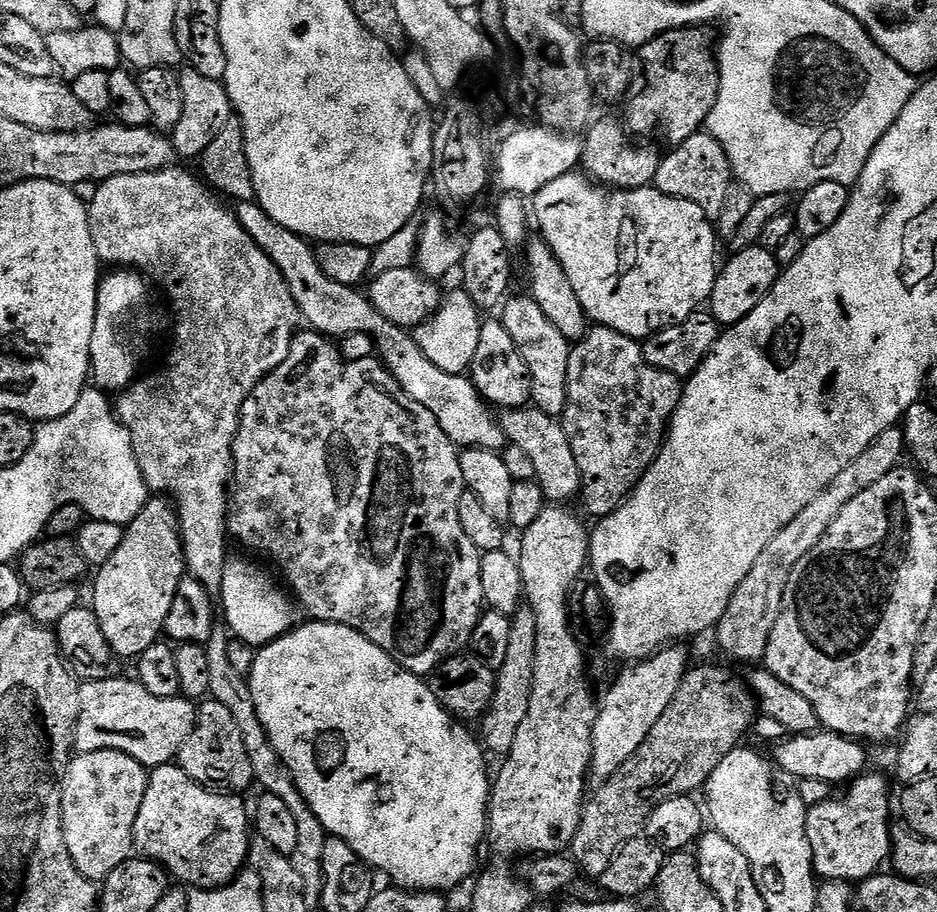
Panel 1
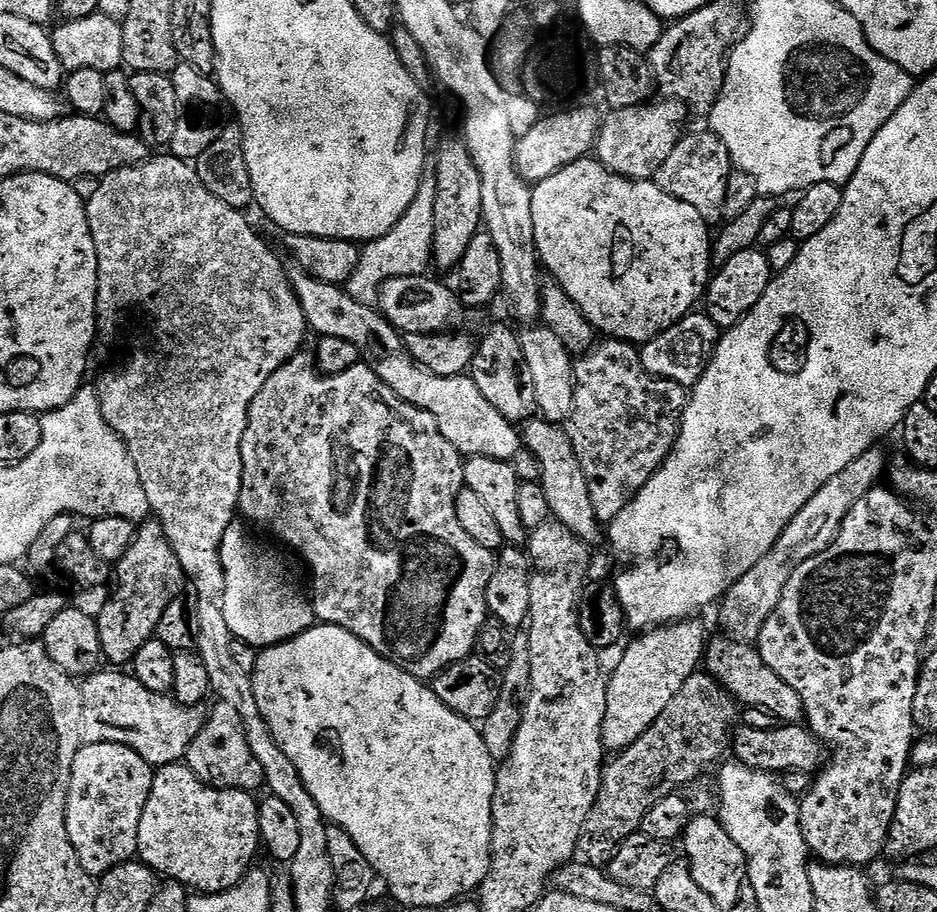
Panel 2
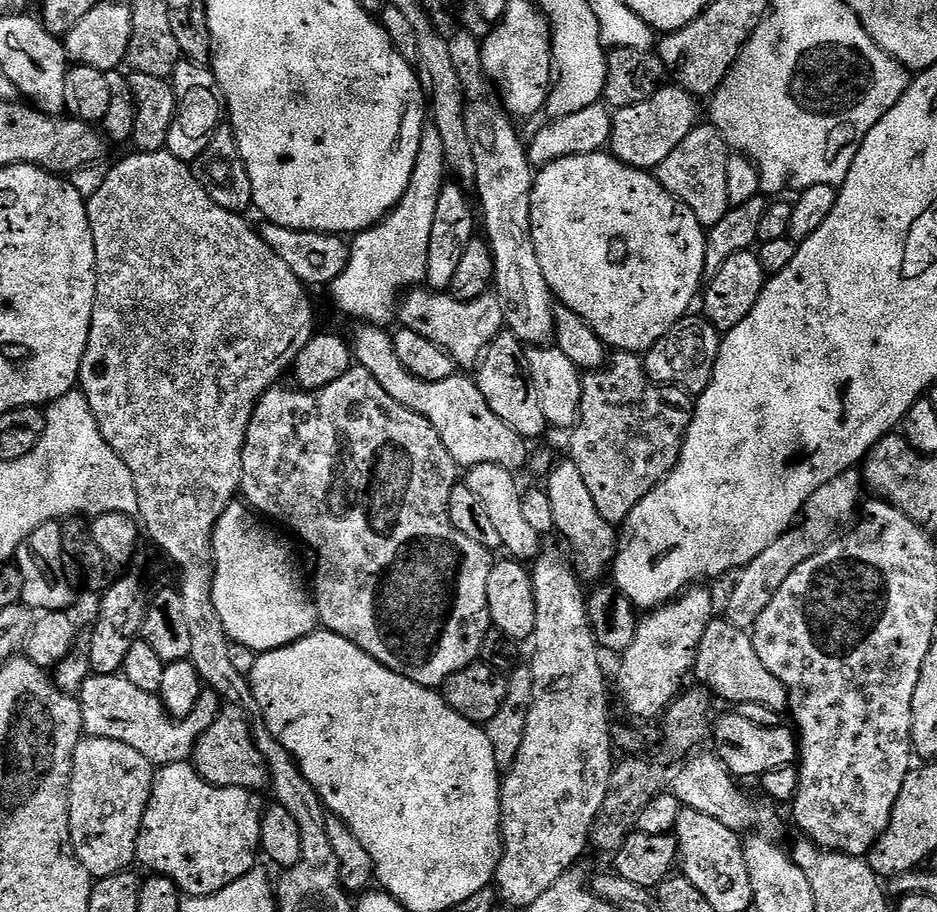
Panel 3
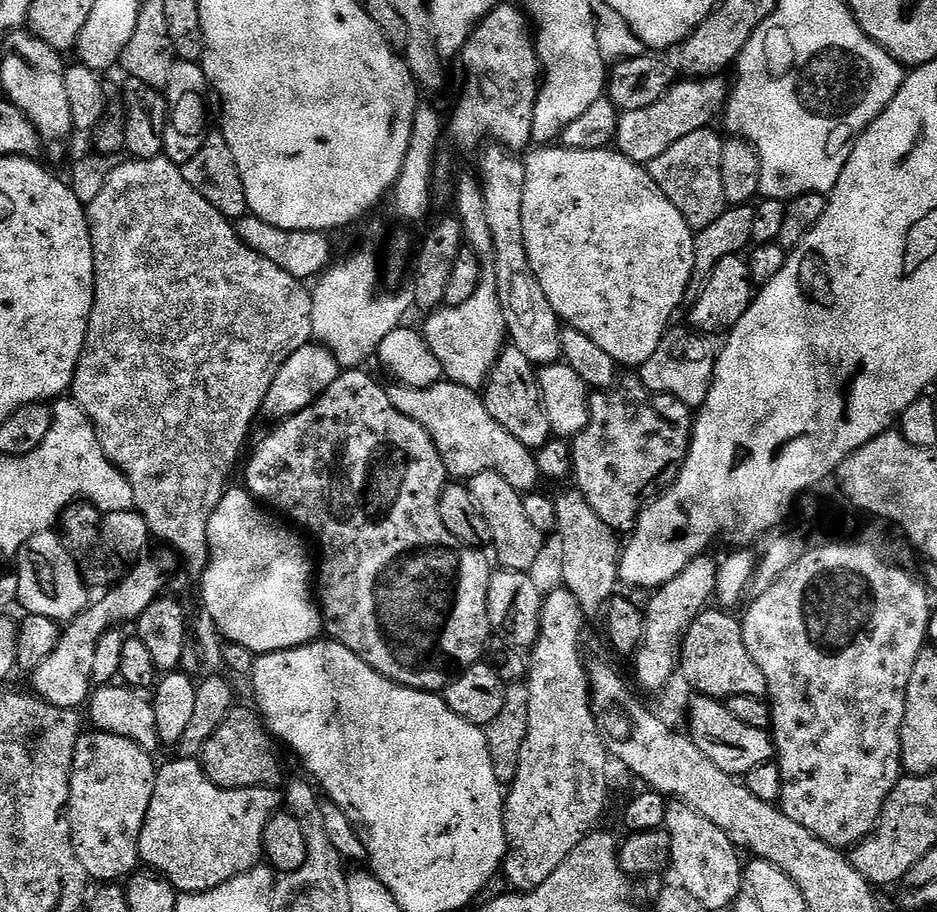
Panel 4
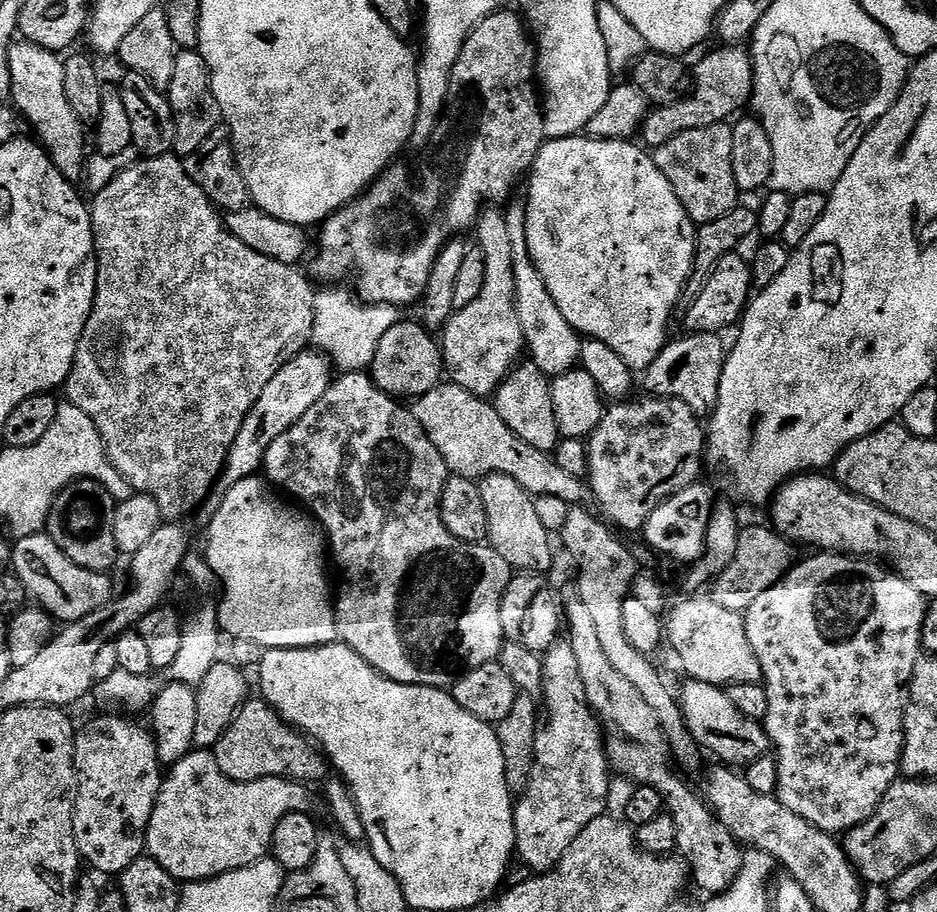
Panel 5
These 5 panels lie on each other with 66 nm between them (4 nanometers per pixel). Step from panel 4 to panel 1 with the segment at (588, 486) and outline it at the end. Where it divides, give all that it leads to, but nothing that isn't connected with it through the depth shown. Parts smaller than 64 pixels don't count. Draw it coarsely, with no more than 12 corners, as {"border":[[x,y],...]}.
{"border":[[639,340],[571,345],[562,423],[595,518],[627,500],[680,404]]}

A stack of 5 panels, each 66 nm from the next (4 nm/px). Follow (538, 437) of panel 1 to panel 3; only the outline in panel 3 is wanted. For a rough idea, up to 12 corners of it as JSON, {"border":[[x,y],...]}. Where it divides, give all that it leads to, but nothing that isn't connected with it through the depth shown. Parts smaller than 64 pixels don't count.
{"border":[[571,459],[548,473],[555,531],[585,581],[613,567],[617,529]]}

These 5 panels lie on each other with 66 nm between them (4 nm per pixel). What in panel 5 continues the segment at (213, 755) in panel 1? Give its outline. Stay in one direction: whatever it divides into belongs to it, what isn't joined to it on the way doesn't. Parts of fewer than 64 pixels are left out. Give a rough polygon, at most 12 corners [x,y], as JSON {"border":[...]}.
{"border":[[262,698],[249,699],[214,755],[238,782],[320,782],[323,751]]}

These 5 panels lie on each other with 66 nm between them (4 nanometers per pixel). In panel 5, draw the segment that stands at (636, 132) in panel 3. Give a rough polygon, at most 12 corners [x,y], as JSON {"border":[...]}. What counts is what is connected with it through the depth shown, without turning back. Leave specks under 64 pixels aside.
{"border":[[719,47],[697,62],[675,104],[645,116],[661,148],[685,130],[731,121],[751,101],[751,51]]}

